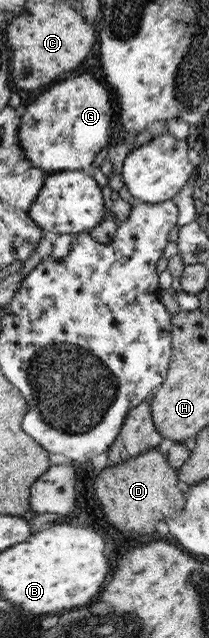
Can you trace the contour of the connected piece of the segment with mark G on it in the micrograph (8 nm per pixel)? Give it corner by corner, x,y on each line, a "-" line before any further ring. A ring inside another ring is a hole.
83,73
53,85
31,105
22,108
19,136
21,146
33,165
49,174
85,169
94,163
97,153
107,145
113,133
113,125
119,121
109,89
93,75

